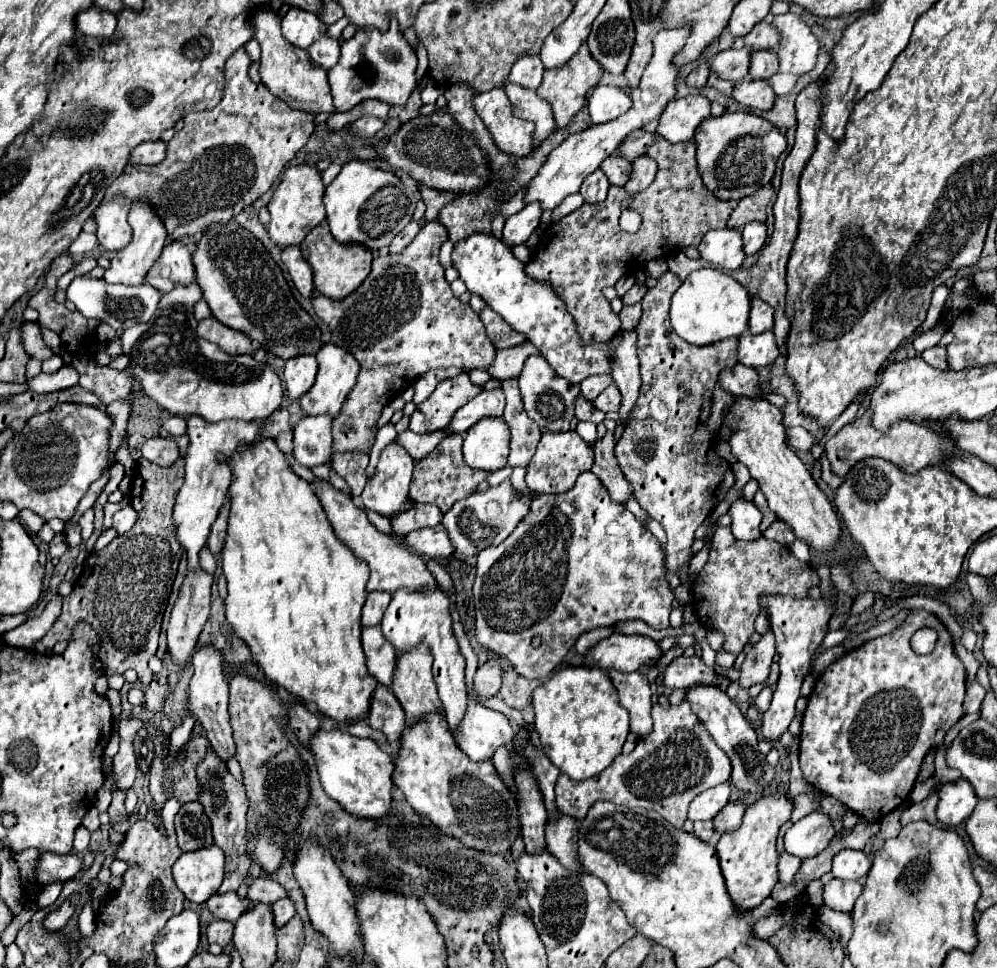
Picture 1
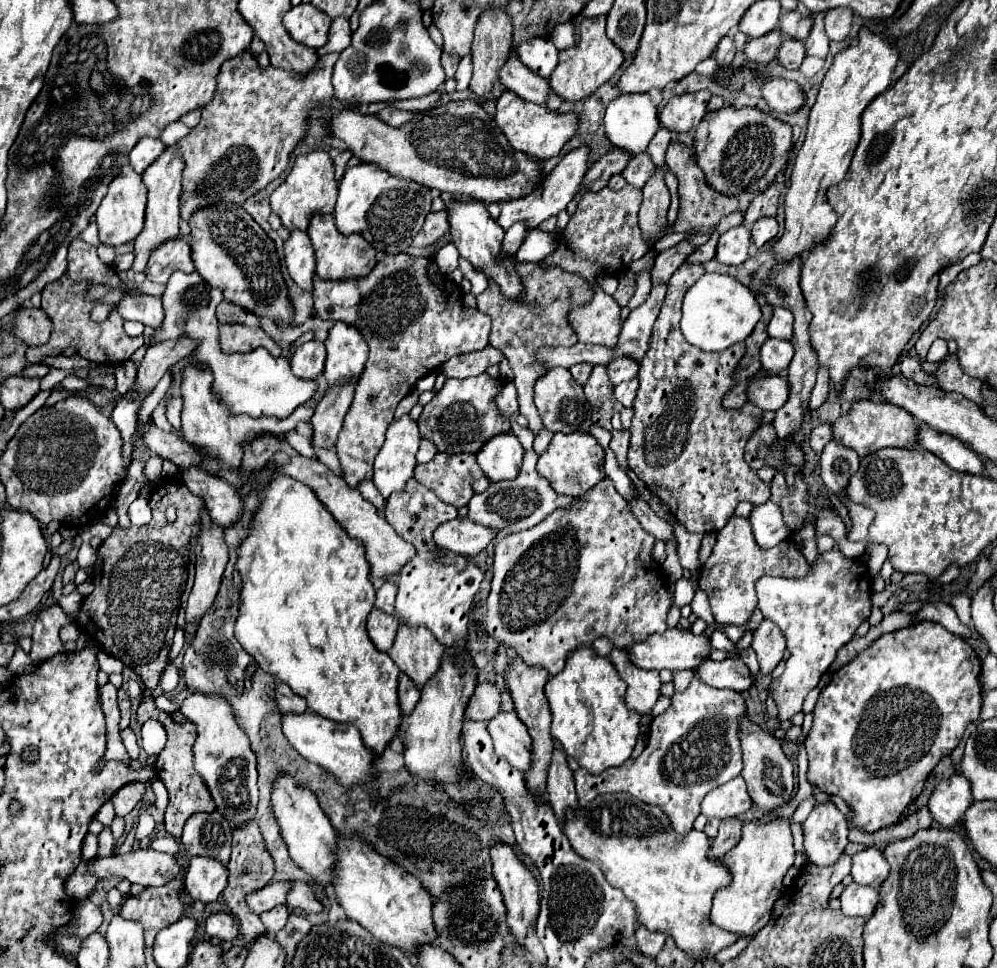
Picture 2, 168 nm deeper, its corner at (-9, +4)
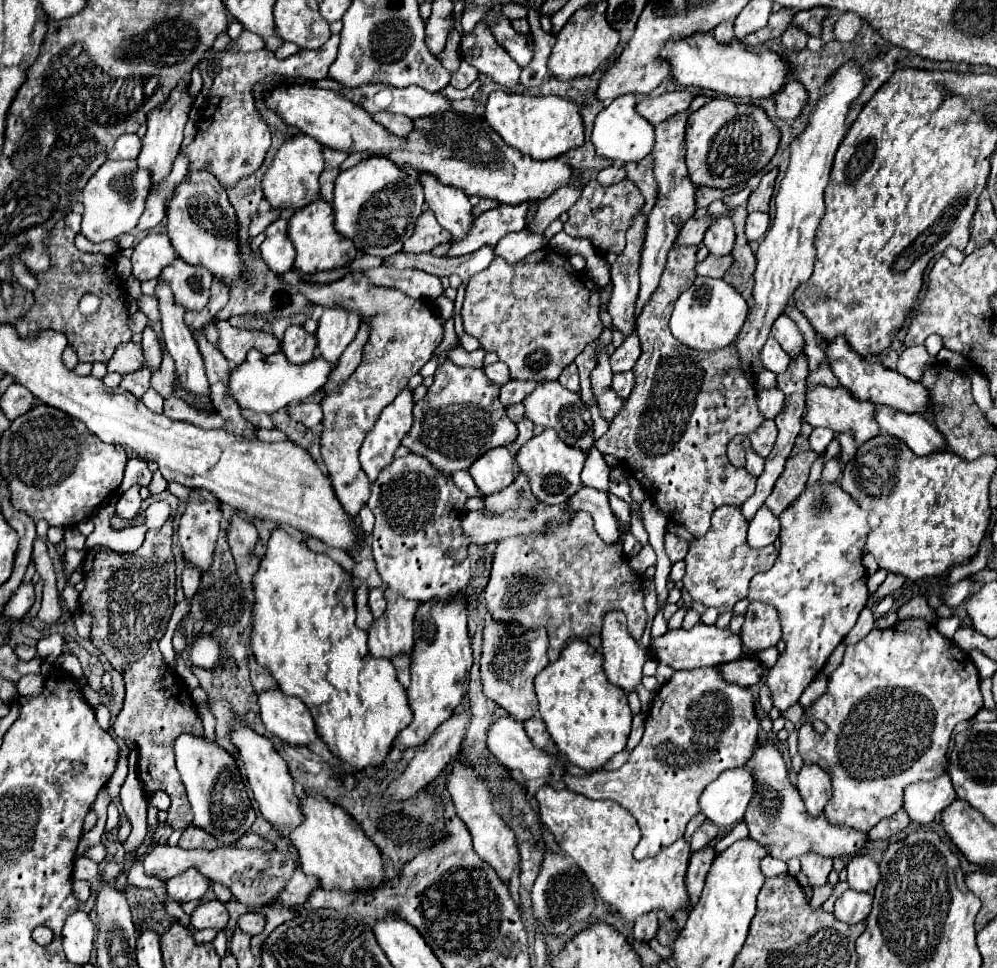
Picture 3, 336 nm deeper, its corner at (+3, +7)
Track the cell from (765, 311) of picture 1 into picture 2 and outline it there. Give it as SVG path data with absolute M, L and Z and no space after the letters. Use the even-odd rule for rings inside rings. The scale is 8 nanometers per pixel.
M773 309L773 317L769 321L767 327L769 337L777 337L777 339L791 339L793 335L793 315L789 309Z

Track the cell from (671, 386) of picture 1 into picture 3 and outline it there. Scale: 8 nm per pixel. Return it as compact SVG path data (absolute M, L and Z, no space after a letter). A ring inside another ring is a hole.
M671 246L667 254L667 266L661 274L661 282L637 316L635 332L641 338L643 350L633 368L637 384L631 396L625 400L625 408L615 416L613 426L609 426L607 434L595 442L595 448L605 456L615 456L643 486L647 498L653 500L671 522L683 524L695 538L699 538L709 530L709 520L715 508L723 504L741 506L741 502L745 502L753 494L755 476L751 476L743 468L733 468L725 452L733 436L755 432L765 418L757 406L753 386L745 382L735 344L713 352L697 352L673 338L669 330L669 318L677 298L693 284L697 276L695 252L697 246Z

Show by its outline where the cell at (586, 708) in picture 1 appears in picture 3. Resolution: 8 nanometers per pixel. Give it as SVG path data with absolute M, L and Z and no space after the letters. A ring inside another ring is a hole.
M571 640L565 650L561 652L557 662L547 664L535 678L535 690L539 698L539 714L543 722L547 724L547 730L557 744L557 748L569 758L571 764L593 772L605 762L621 752L627 744L627 736L631 732L631 708L627 704L627 692L619 690L619 686L613 686L605 672L603 672L603 654L597 652L593 646L589 646L585 640Z

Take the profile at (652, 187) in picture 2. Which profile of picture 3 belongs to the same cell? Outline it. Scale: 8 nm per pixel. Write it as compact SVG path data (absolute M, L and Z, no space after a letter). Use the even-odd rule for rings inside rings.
M643 214L633 218L633 224L627 232L627 246L611 264L611 282L613 294L609 302L609 316L613 318L613 326L629 336L635 332L635 302L639 294L639 258L645 234L645 218Z

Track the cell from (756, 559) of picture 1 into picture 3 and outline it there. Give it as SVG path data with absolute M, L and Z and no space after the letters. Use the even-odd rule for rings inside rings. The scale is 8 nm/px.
M721 506L713 512L711 528L705 536L691 542L687 552L685 564L687 572L683 578L685 590L691 594L693 600L701 602L703 606L713 606L719 614L733 610L733 606L747 596L749 582L755 574L765 572L773 566L777 558L775 546L765 546L759 550L749 548L747 544L747 520L741 514L739 506Z

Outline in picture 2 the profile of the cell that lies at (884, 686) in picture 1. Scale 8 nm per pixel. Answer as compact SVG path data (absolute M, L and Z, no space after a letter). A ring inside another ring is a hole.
M919 621L919 623L909 625L905 629L899 629L899 631L881 635L877 641L873 641L867 649L863 649L853 661L849 661L845 667L841 667L831 677L831 683L821 691L819 701L817 701L817 705L813 709L813 727L811 727L811 731L809 731L807 739L805 739L805 747L807 747L807 755L809 755L807 777L823 793L827 793L827 795L839 795L839 797L845 799L845 803L849 803L849 807L851 807L849 827L857 825L859 829L869 831L869 833L879 831L883 827L889 827L889 825L897 823L899 815L909 807L909 803L913 803L919 797L919 793L925 787L927 775L933 771L933 767L939 763L941 757L951 755L951 751L961 741L967 725L979 717L979 709L981 709L981 689L979 689L979 681L977 681L979 673L981 673L981 661L975 655L973 647L963 637L957 637L957 635L949 633L939 623Z

